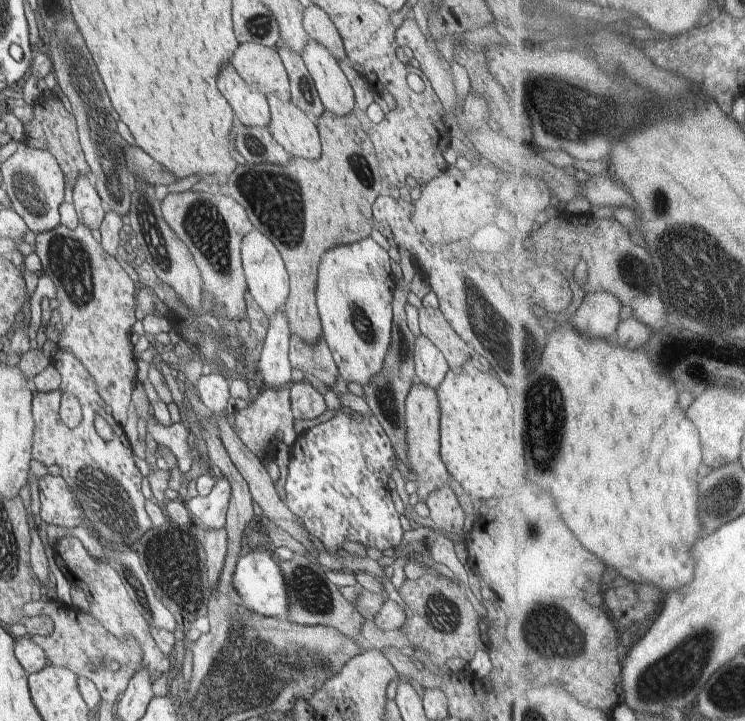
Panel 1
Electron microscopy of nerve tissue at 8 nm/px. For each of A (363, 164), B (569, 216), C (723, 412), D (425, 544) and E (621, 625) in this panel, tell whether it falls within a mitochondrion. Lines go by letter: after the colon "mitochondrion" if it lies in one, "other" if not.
A: mitochondrion
B: other
C: other
D: other
E: other

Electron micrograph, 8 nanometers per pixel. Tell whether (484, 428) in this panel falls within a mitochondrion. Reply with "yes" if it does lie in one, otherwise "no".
no

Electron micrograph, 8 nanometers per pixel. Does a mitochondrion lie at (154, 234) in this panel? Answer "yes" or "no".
yes

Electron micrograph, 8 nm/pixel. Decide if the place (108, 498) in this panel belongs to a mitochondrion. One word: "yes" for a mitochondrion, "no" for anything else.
yes

